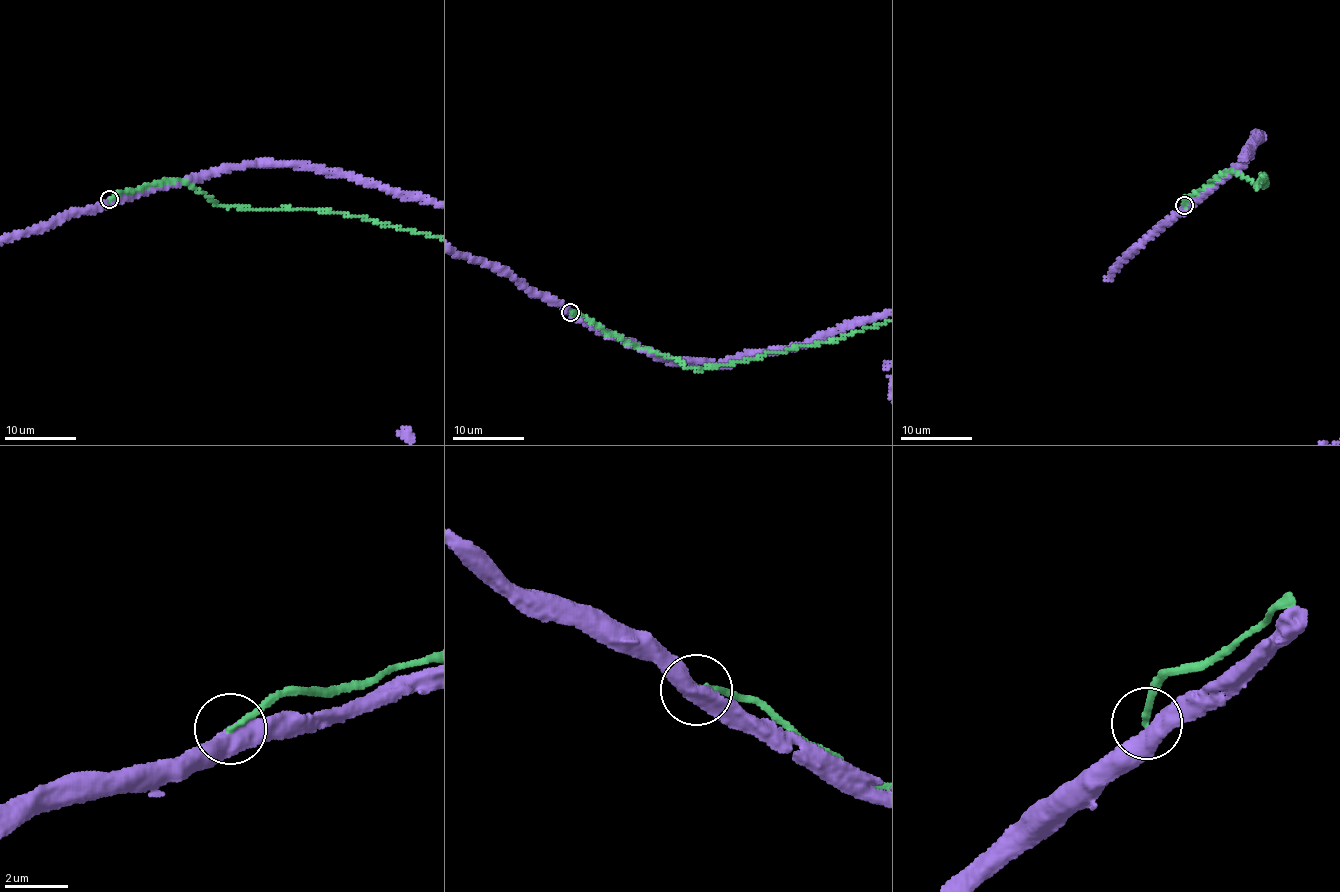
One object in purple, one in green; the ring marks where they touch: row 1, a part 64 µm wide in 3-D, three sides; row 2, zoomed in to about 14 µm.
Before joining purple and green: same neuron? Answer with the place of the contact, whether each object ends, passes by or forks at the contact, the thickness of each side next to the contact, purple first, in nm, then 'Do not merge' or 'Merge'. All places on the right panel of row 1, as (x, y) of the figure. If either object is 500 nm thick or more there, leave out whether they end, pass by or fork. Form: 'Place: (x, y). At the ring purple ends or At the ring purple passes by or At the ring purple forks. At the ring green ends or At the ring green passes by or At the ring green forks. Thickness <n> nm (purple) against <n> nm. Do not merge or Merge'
Place: (1184, 205). Thickness 550 nm (purple) against 180 nm. Do not merge

